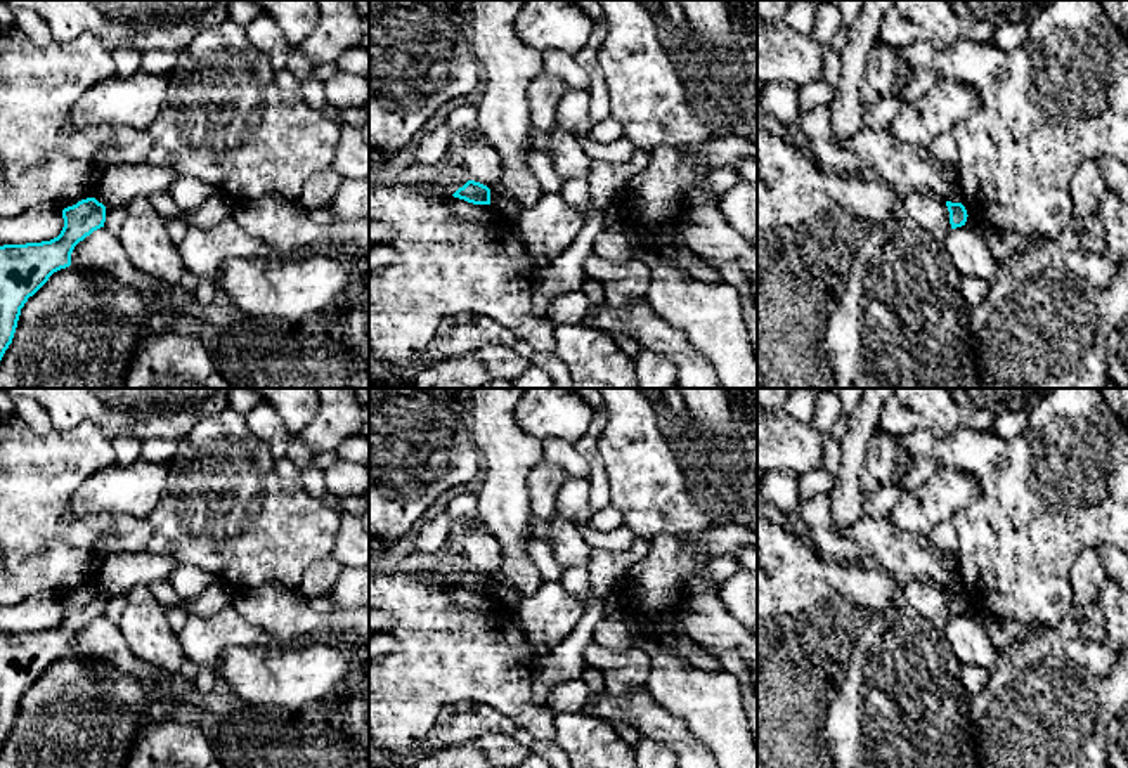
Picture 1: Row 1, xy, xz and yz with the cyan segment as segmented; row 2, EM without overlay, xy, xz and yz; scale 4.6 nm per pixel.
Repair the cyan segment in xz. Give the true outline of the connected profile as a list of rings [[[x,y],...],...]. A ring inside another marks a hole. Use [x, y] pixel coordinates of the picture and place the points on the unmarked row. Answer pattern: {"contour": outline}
{"contour": [[[468,569],[452,584],[473,593],[490,593],[490,577],[475,569]]]}

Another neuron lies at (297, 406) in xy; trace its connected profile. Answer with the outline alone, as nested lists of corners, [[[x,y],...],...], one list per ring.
[[[250,388],[270,404],[291,435],[303,432],[319,409],[317,388]]]

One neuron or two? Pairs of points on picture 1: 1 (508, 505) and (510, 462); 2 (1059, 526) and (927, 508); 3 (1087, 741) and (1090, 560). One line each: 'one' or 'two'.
1: one
2: two
3: one

